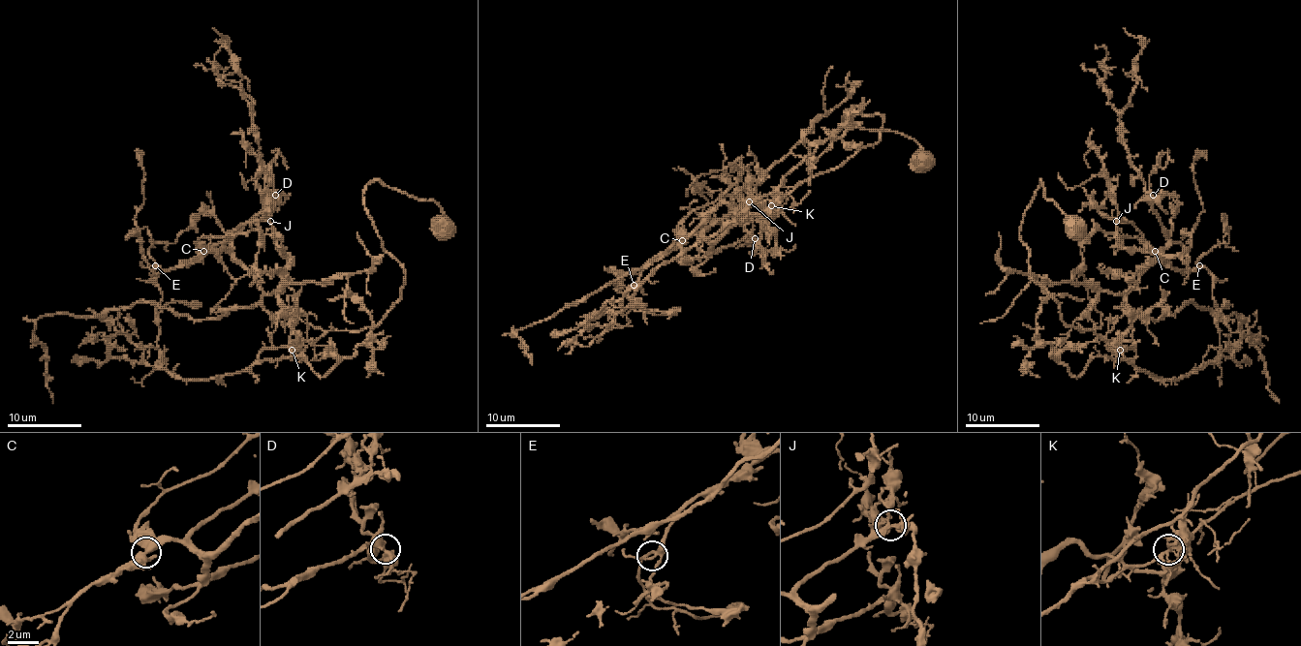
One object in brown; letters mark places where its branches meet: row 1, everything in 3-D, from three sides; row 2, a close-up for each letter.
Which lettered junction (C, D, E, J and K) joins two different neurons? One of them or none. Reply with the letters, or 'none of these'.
K

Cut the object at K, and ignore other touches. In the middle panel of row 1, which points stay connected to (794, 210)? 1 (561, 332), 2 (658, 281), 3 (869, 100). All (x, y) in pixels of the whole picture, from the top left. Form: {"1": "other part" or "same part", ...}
{"1": "same part", "2": "same part", "3": "same part"}

